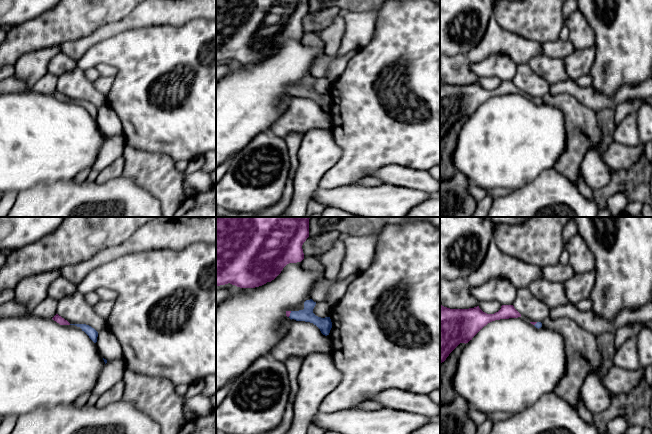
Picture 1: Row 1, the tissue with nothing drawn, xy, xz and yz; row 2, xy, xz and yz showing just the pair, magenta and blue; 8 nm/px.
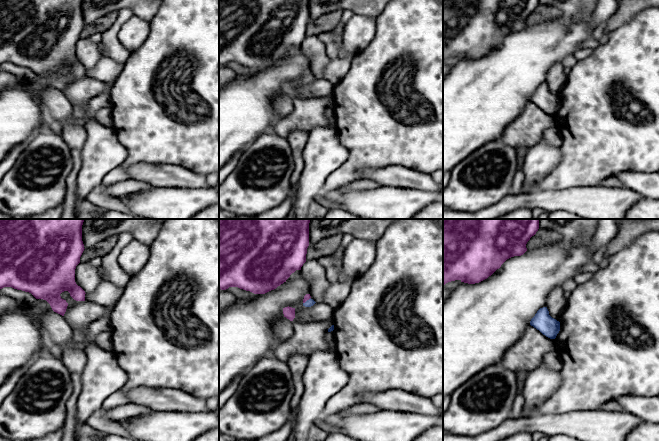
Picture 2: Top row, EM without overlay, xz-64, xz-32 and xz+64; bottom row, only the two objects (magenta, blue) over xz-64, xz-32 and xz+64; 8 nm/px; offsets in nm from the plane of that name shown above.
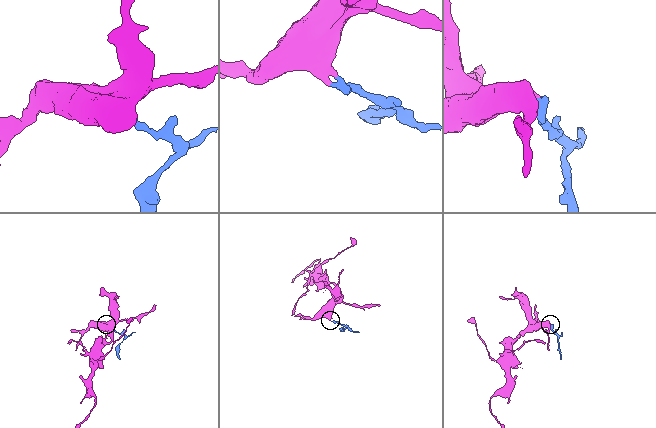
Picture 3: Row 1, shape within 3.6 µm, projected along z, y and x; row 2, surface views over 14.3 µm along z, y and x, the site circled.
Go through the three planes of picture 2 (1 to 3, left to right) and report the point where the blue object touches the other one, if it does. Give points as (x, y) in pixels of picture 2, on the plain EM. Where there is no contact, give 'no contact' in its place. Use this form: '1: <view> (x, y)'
1: no contact
2: xz-32 (306, 76)
3: no contact

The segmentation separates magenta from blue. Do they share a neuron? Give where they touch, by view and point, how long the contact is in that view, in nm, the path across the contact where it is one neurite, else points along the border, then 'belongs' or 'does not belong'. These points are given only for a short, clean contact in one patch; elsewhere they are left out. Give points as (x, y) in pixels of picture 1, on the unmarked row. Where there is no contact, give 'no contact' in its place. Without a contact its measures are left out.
meets magenta in xz at (289, 90); contact 50 nm long; runs through xz (287, 88), (289, 90), (307, 91); belongs

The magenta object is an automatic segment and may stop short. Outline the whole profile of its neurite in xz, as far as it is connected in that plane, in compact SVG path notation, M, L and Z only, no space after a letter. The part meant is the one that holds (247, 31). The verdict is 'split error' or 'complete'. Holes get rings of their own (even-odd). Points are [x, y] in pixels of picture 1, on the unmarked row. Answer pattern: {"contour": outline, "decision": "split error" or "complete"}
{"contour": "M216 0L216 62L232 60L240 64L255 64L271 58L289 39L301 38L304 35L303 19L309 13L309 0Z", "decision": "complete"}

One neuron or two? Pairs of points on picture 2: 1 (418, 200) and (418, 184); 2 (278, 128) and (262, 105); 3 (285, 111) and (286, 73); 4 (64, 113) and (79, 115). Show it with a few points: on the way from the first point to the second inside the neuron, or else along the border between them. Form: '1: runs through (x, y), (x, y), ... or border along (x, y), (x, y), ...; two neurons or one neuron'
1: border along (395, 186), (432, 191); two neurons
2: border along (279, 118), (271, 129); two neurons
3: border along (283, 92), (273, 98), (273, 110), (279, 116); two neurons
4: border along (71, 103), (71, 120), (84, 127); two neurons

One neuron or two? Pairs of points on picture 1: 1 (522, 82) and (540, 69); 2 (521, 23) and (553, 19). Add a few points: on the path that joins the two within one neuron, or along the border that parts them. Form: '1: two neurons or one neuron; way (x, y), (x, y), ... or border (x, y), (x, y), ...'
1: two neurons; border (527, 63), (534, 72), (550, 84)
2: one neuron; way (529, 19), (545, 19)

